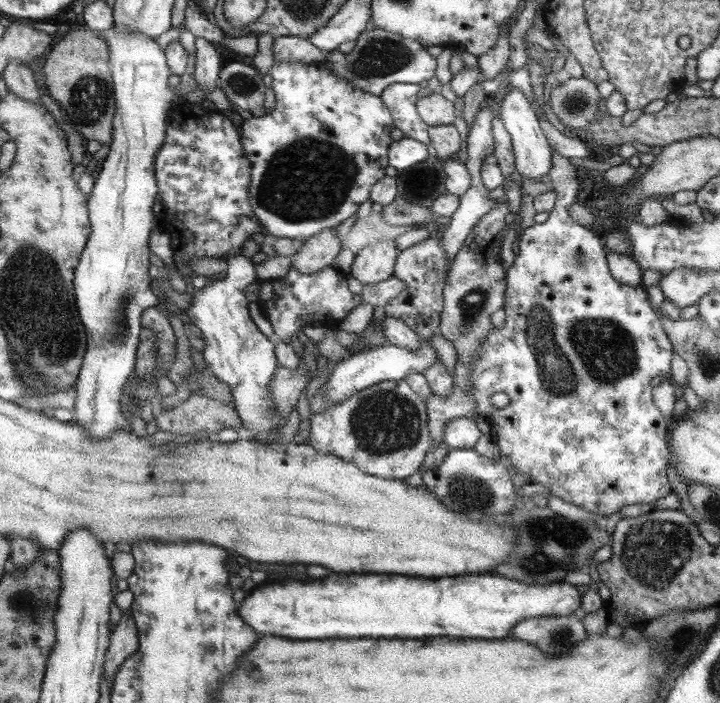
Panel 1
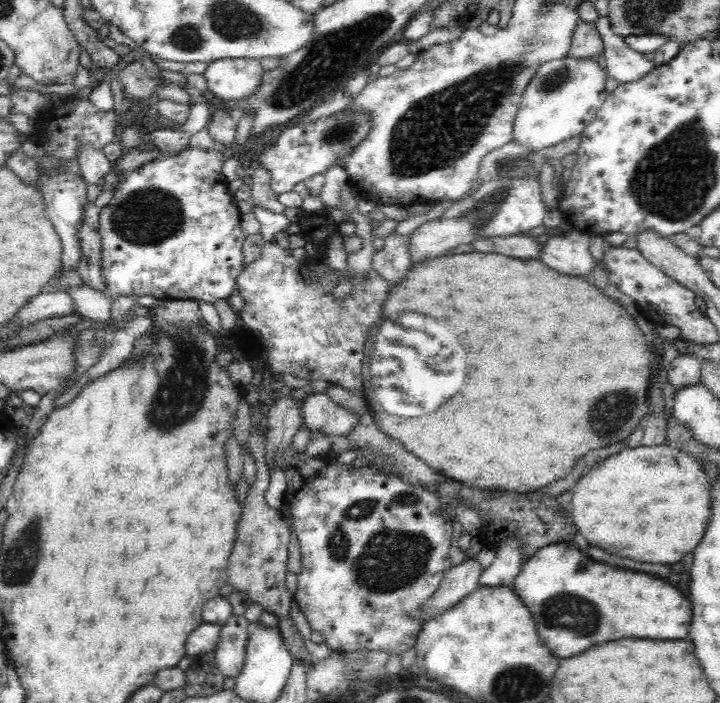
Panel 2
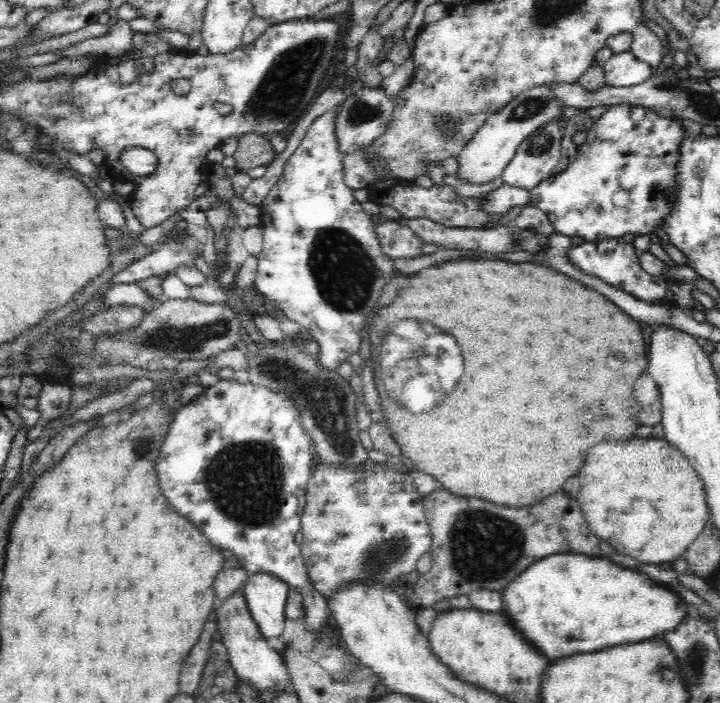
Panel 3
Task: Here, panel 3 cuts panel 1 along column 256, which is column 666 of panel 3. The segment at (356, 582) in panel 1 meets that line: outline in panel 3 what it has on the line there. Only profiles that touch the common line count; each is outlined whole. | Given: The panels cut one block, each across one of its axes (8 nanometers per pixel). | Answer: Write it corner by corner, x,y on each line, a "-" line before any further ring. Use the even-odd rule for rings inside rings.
554,553
534,561
534,564
506,585
501,593
502,612
510,618
512,626
524,638
528,638
531,645
546,658
572,656
578,652
596,652
618,644
650,640
666,632
666,628
674,628
678,620
690,618
685,600
680,600
674,592
650,580
646,574
622,568
608,558

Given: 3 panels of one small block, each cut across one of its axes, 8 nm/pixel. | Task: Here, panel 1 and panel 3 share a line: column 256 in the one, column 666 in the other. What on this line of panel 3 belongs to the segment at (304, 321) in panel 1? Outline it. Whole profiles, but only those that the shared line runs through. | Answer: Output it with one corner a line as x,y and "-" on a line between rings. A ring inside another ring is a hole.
622,238
606,239
603,241
584,241
581,245
571,246
567,250
567,258
574,267
583,272
602,279
618,290
630,293
638,300
650,304
662,304
666,300
668,280
664,277
648,274
639,263
639,252
633,243
626,243

